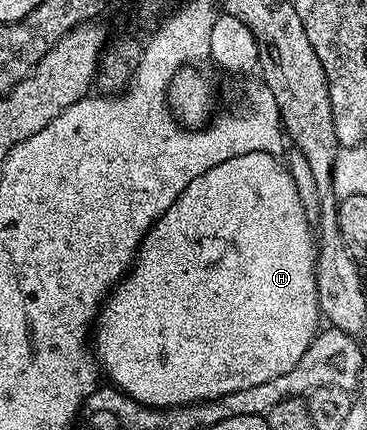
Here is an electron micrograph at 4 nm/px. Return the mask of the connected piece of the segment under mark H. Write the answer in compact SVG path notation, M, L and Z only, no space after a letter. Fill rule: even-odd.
M248 152L240 156L232 156L232 160L224 160L224 164L216 164L216 168L208 168L208 172L204 172L204 176L196 176L192 180L192 184L188 184L184 188L184 192L180 192L176 196L176 200L170 203L165 214L160 215L154 226L142 238L142 242L138 245L138 257L134 259L132 269L123 277L122 281L110 291L97 319L96 329L92 334L92 346L96 351L97 361L100 363L103 371L110 373L109 381L119 388L123 393L129 394L138 402L142 402L146 406L155 407L171 407L184 406L194 402L210 401L213 398L227 396L228 393L240 392L241 389L251 388L256 384L262 384L266 380L274 380L276 376L281 376L284 372L295 368L297 361L308 351L309 345L312 344L315 335L319 333L318 318L320 320L320 309L318 303L318 284L317 272L315 270L316 261L316 234L312 229L312 225L306 219L304 204L301 203L300 194L296 190L296 184L293 183L292 176L289 174L287 167L281 161L277 162L277 157L268 152Z

